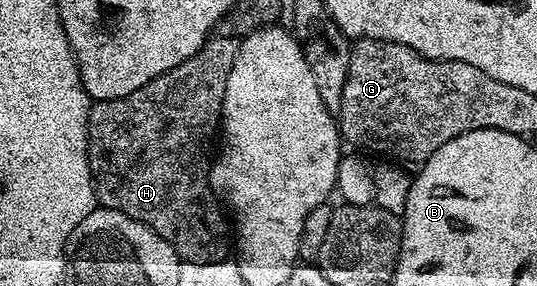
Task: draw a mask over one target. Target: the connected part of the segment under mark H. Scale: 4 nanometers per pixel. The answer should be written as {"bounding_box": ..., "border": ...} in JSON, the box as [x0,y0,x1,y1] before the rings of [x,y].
{"bounding_box":[86,36,238,264],"border":[[[211,36],[206,39],[203,46],[198,49],[188,60],[184,60],[184,64],[180,64],[175,70],[164,72],[160,76],[156,76],[156,80],[152,80],[148,84],[144,84],[144,88],[136,88],[136,92],[132,92],[123,98],[116,100],[104,100],[103,102],[94,102],[90,107],[90,115],[88,116],[88,128],[86,129],[86,154],[90,157],[90,171],[94,177],[94,196],[99,207],[107,210],[115,210],[124,216],[128,216],[132,220],[142,222],[146,226],[152,227],[157,234],[164,240],[168,240],[173,244],[175,252],[182,262],[195,262],[196,264],[212,264],[213,262],[223,261],[227,257],[226,254],[231,253],[232,246],[228,244],[228,222],[222,219],[223,209],[220,207],[218,198],[214,196],[210,189],[210,167],[211,159],[206,159],[206,145],[210,142],[210,137],[215,137],[216,131],[220,126],[222,117],[222,101],[224,100],[224,88],[228,84],[228,72],[232,72],[232,64],[238,55],[238,42],[233,38],[220,38]]]}

